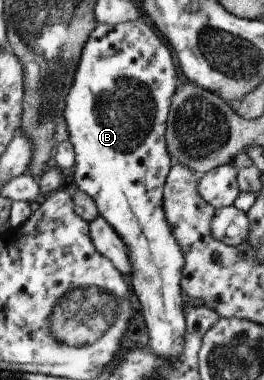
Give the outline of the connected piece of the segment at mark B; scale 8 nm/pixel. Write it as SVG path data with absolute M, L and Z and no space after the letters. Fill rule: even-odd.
M136 19L125 23L118 23L114 26L97 23L88 35L86 42L81 46L81 53L74 69L74 76L66 96L64 97L64 106L62 116L66 123L66 132L68 142L73 148L74 158L72 170L72 186L87 194L96 205L98 214L112 227L117 237L122 240L122 244L126 247L127 257L129 260L129 277L131 288L135 292L136 298L140 300L142 316L148 329L148 348L159 357L165 358L167 361L177 359L180 351L183 350L183 336L185 333L185 320L182 314L182 296L180 296L181 270L184 264L182 249L175 241L175 238L168 228L165 214L162 208L163 184L165 176L169 171L169 167L173 163L167 152L164 133L165 122L169 114L171 96L178 86L178 76L172 65L172 56L168 48L160 42L160 38L156 36L156 32L144 22L144 19Z

